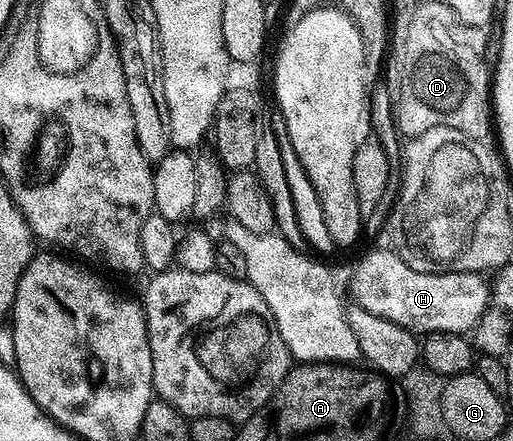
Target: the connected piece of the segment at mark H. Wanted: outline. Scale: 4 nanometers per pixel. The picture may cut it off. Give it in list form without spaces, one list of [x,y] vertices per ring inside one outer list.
[[[389,247],[370,252],[350,276],[350,296],[357,307],[368,310],[415,334],[427,332],[473,333],[489,307],[490,290],[485,275],[476,272],[421,272],[412,270]]]

